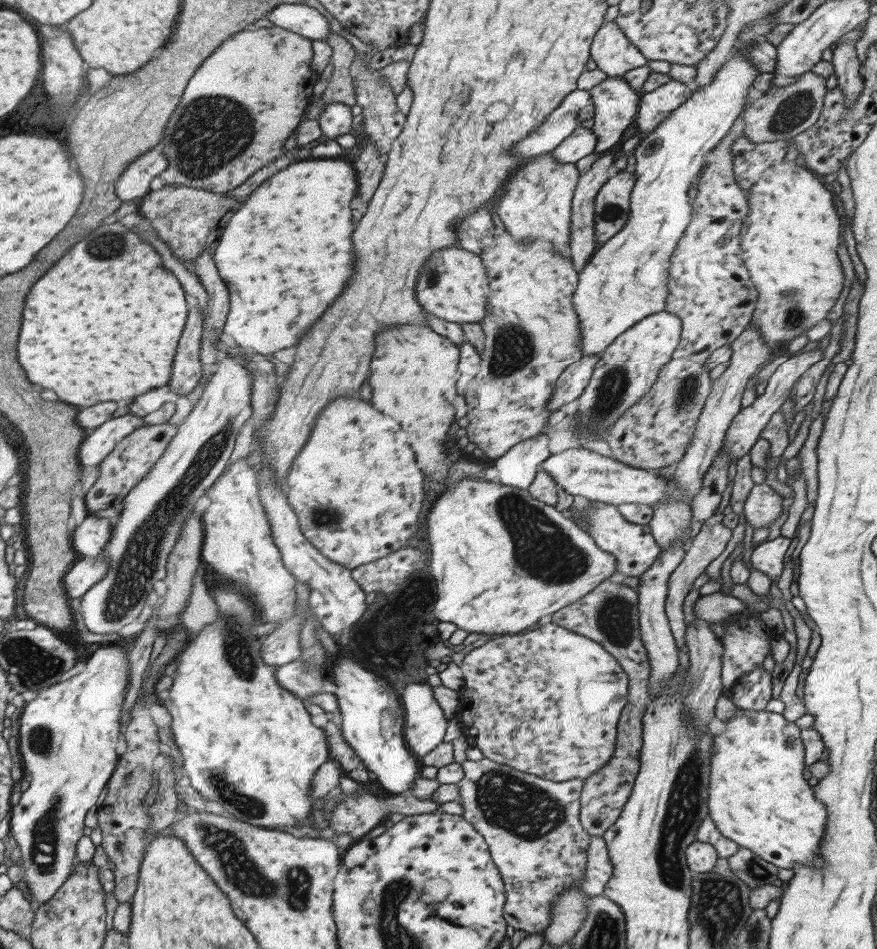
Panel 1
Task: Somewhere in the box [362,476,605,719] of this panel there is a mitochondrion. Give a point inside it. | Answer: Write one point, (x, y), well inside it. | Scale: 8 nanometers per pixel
(542, 549)

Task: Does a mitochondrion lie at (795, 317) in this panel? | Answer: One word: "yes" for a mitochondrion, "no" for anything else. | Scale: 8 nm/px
yes

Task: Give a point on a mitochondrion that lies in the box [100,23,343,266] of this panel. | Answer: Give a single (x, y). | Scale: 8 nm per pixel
(194, 136)

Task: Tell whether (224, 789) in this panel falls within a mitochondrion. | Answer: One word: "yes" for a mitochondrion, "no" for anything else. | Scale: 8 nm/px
yes

